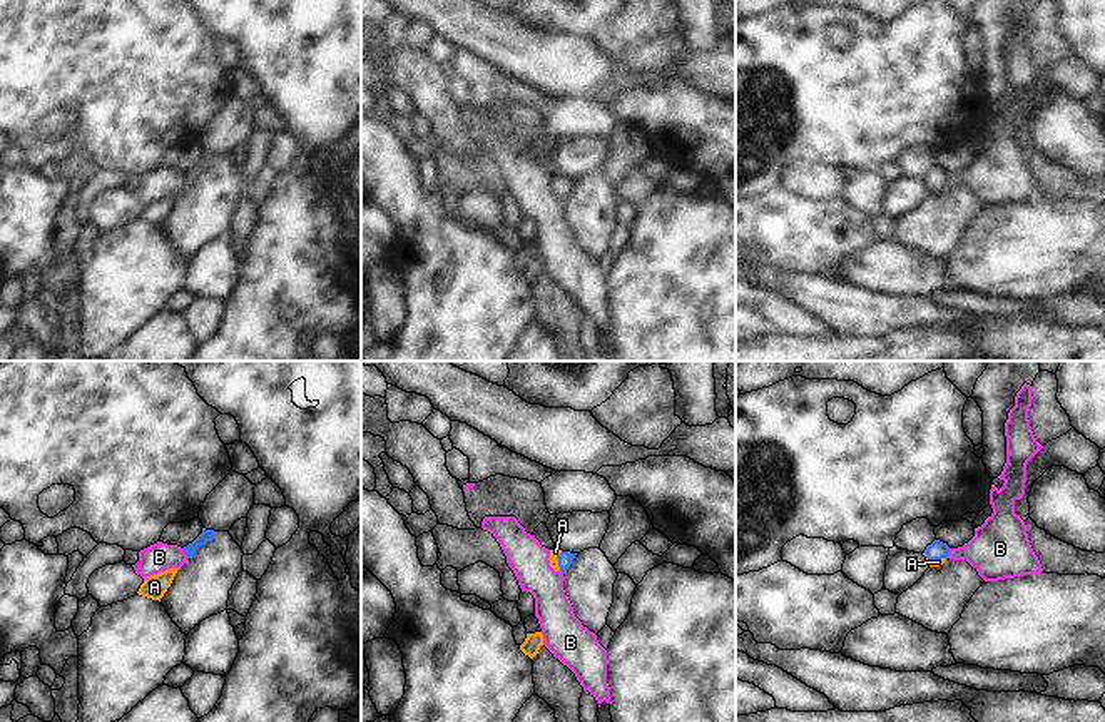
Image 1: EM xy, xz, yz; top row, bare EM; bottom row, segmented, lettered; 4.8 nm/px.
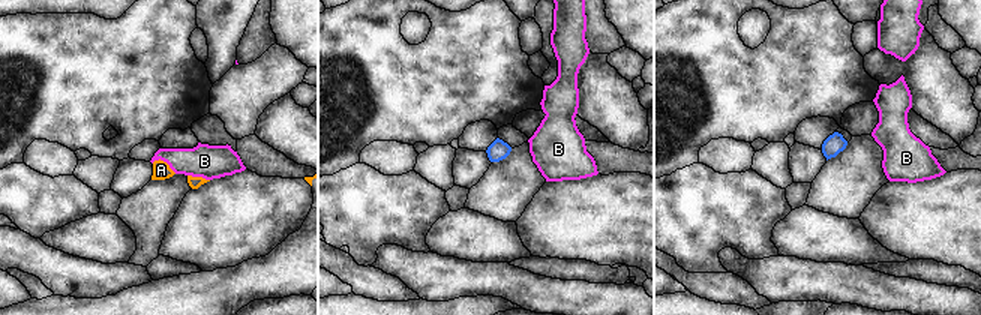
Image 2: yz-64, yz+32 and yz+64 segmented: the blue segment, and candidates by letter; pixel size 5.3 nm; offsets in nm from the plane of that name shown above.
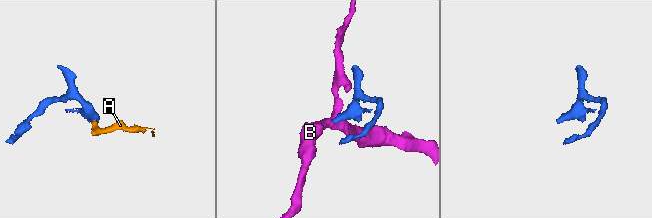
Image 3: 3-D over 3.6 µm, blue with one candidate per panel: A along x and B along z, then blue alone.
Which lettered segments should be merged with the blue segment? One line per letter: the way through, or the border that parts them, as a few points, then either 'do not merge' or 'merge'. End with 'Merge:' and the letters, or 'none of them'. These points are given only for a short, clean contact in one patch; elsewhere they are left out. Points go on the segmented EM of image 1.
A: across xz (564, 559), (559, 562), (555, 552) | merge
B: along xy (183, 549), (188, 557) | do not merge
Merge: A

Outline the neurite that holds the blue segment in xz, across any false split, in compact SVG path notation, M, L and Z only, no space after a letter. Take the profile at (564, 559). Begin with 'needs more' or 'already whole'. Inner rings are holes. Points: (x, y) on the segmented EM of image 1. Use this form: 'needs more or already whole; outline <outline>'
needs more; outline M558 548L550 550L550 567L555 572L562 572L565 573L568 570L568 567L572 565L572 560L575 558L577 553L570 553L570 552L562 552Z

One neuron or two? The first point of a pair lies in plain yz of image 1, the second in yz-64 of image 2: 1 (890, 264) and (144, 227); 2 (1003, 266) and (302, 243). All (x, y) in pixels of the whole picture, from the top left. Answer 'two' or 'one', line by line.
1: two
2: two

